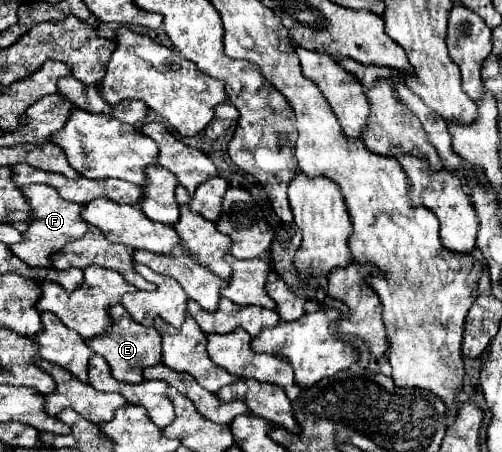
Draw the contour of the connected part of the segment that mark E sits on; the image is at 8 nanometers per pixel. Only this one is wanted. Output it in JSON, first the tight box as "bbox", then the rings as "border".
{"bbox":[87,304,161,384],"border":[[[113,304],[113,308],[109,308],[109,318],[113,322],[109,332],[103,332],[101,336],[87,340],[87,344],[95,354],[107,360],[115,380],[121,380],[127,384],[139,384],[143,380],[141,368],[161,362],[161,336],[157,334],[155,328],[145,328],[133,322],[121,304]]]}

